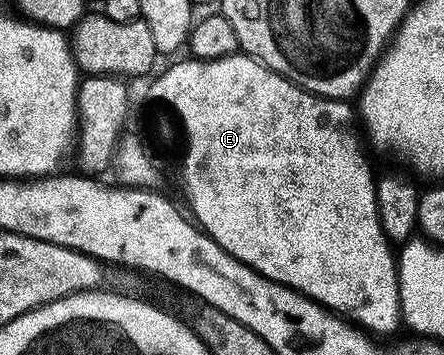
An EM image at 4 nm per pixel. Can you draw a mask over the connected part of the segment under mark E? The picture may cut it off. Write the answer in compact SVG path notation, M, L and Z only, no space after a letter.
M240 52L229 56L225 60L213 60L212 62L196 62L186 60L171 66L156 81L150 83L149 88L159 98L167 98L171 106L179 106L179 114L186 118L187 128L191 131L191 155L187 160L186 179L181 183L183 194L191 205L190 213L194 221L229 256L236 258L249 269L256 270L261 277L276 282L279 286L287 286L290 290L296 290L324 306L332 314L342 316L346 321L370 332L372 335L395 334L404 325L403 309L401 308L401 292L399 291L399 264L393 244L385 236L385 228L381 224L379 215L379 187L377 185L377 173L371 167L367 159L368 151L359 147L359 138L355 135L355 122L357 126L357 114L351 110L346 101L324 100L316 94L310 94L307 90L301 90L294 86L287 78L282 78L277 72L273 72L263 65L258 58L249 58Z

